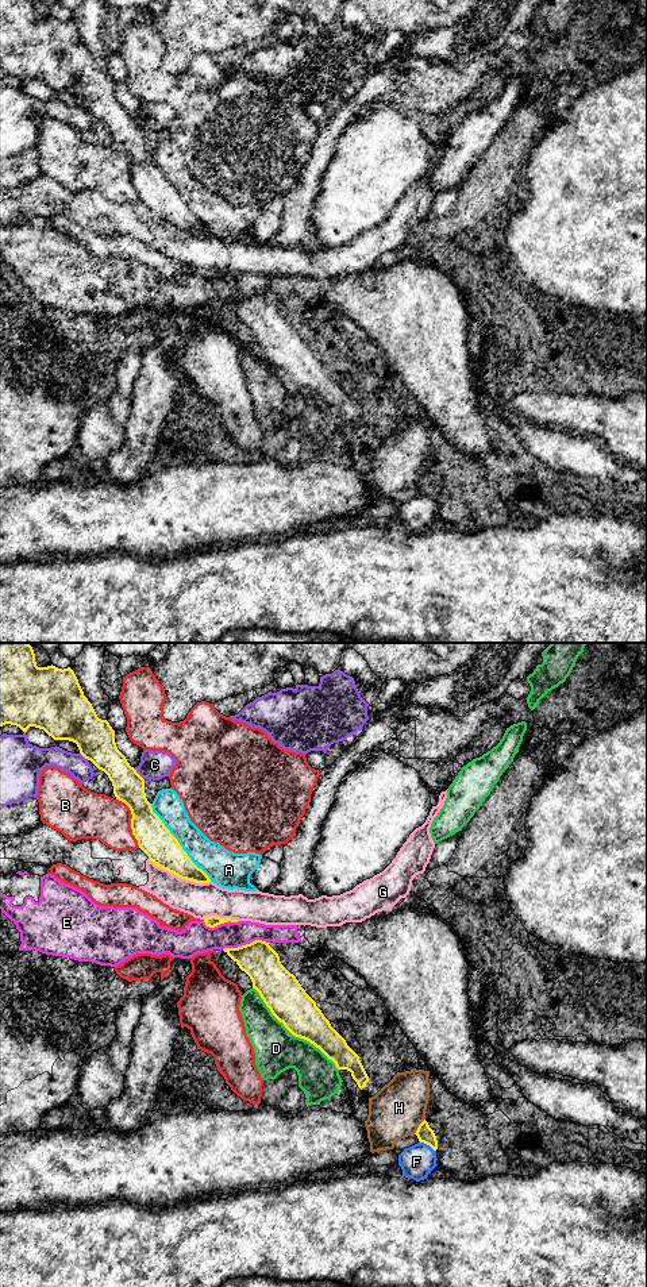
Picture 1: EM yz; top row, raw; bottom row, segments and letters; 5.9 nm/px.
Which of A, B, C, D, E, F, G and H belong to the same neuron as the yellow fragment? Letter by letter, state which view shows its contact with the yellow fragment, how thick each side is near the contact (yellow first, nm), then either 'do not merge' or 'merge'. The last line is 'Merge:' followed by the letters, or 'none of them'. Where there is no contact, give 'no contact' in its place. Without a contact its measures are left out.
A: contact in yz; calibres 200 and 190 nm; do not merge
B: contact in yz; calibres 200 and 280 nm; do not merge
C: contact in yz; calibres 190 and 180 nm; do not merge
D: contact in yz; calibres 240 and 260 nm; do not merge
E: contact in yz; calibres 220 and 160 nm; do not merge
F: contact in yz; calibres 100 and 200 nm; do not merge
G: contact in yz; calibres 200 and 200 nm; do not merge
H: contact in yz; calibres 100 and 320 nm; do not merge
Merge: none of them

